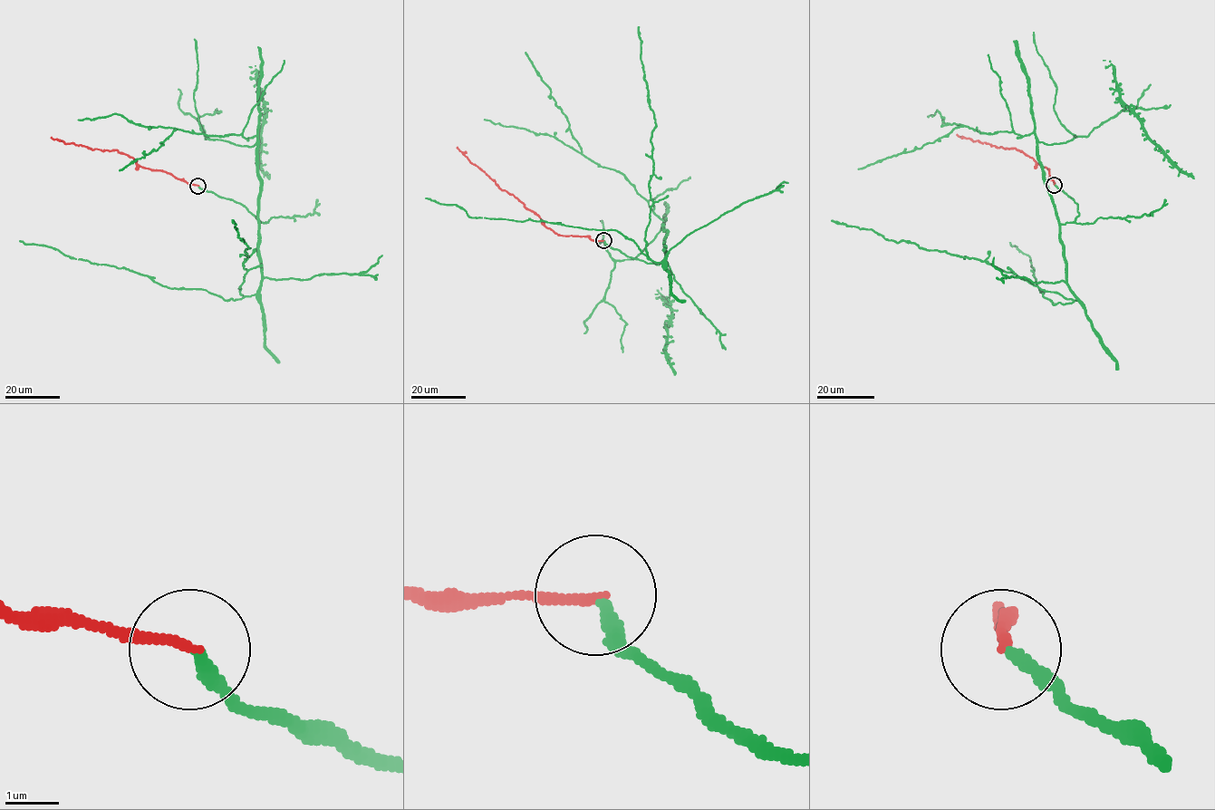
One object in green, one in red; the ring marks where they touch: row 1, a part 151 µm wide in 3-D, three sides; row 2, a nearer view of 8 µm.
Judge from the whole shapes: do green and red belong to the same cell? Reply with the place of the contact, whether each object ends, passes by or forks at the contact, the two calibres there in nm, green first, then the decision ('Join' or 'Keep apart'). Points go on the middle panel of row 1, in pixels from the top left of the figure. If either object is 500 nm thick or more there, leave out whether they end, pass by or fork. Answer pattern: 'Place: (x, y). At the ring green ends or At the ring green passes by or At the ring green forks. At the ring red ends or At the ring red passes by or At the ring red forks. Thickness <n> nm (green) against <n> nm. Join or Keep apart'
Place: (603, 240). At the ring green ends. At the ring red ends. Thickness 260 nm (green) against 180 nm. Join

